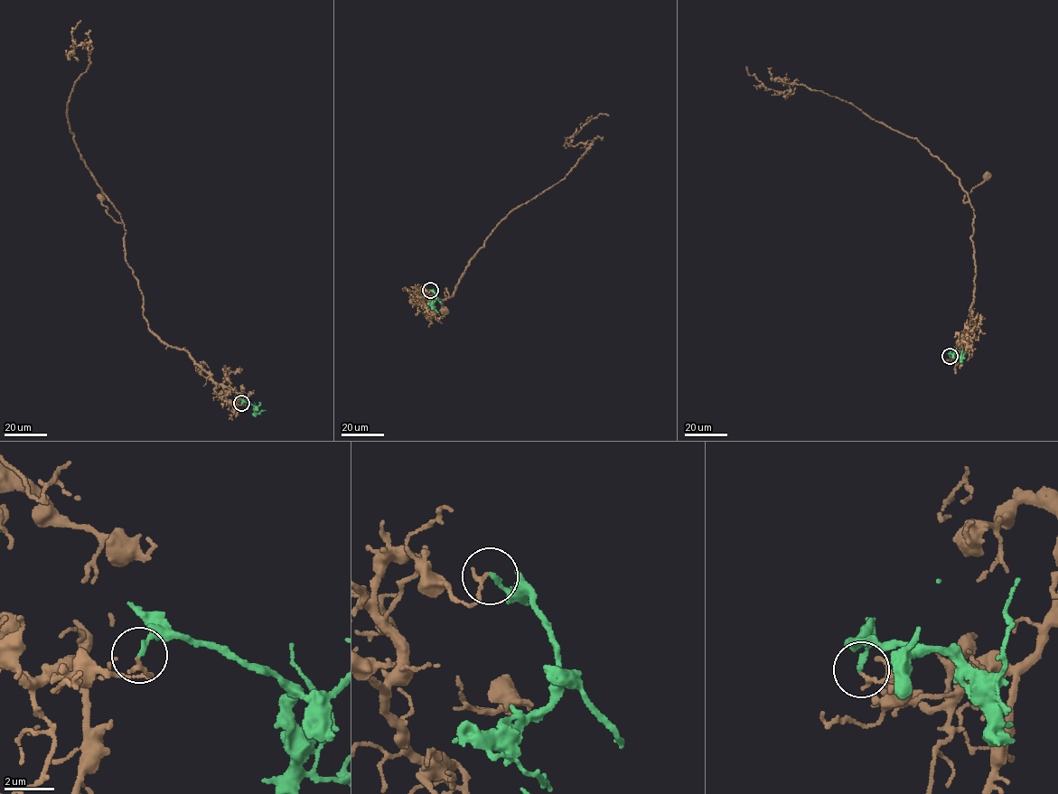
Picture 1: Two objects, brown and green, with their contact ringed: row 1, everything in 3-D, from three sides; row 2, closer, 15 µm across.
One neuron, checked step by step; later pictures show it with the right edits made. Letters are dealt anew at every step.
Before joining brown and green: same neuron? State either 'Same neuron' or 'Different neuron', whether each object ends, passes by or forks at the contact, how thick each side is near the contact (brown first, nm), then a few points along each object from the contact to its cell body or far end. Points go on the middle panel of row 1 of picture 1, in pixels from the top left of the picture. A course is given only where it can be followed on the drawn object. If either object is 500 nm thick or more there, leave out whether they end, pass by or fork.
Different neuron. At the ring brown ends. At the ring green ends. Thickness 170 nm (brown) against 160 nm. Course of brown: (430, 290), (422, 293), (427, 305), (420, 294), (416, 300), (404, 289), (444, 300), (446, 288), (443, 310). Course of green: (430, 290), (436, 299), (431, 306), (437, 312)

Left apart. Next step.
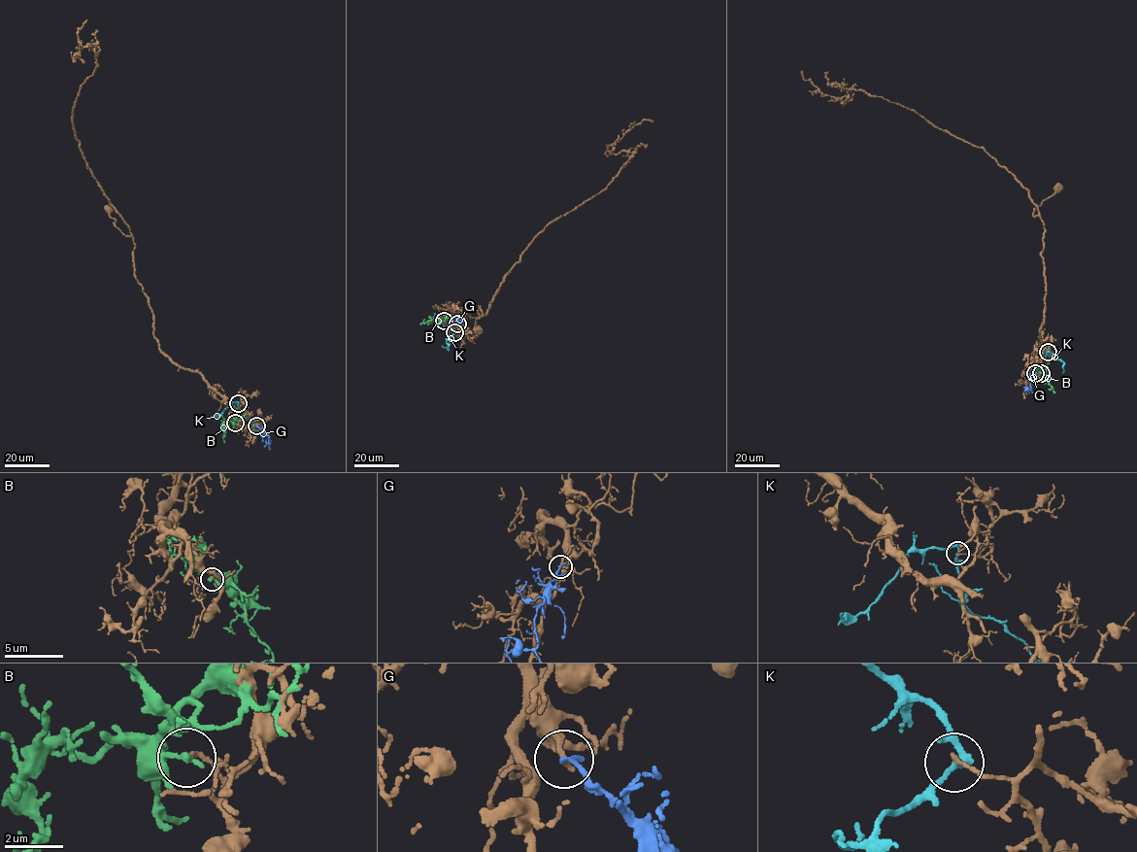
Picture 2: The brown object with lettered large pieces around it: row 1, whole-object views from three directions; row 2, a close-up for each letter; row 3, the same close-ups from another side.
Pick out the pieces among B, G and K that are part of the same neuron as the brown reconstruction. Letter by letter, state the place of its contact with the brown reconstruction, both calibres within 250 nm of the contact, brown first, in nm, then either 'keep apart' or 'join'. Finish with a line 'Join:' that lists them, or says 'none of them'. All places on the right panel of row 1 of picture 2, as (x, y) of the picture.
B: contact (1041, 373); calibres 110 and 240 nm; keep apart
G: contact (1035, 373); calibres 240 and 170 nm; join
K: contact (1048, 352); calibres 120 and 200 nm; keep apart
Join: G

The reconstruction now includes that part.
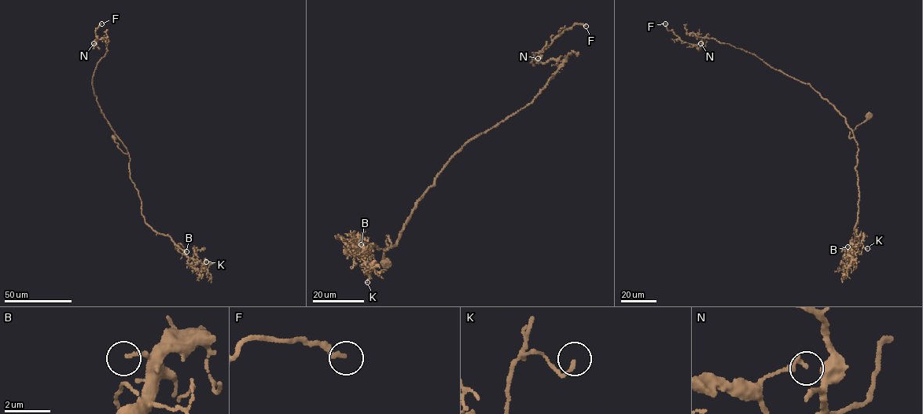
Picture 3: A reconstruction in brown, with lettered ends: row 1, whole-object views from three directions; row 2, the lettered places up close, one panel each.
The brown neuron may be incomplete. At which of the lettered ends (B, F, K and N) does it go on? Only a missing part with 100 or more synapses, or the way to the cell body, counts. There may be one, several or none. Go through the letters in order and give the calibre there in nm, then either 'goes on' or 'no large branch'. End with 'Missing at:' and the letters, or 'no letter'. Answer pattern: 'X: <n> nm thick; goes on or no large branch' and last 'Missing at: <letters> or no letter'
B: 120 nm thick; no large branch
F: 240 nm thick; no large branch
K: 120 nm thick; no large branch
N: 220 nm thick; no large branch
Missing at: no letter

